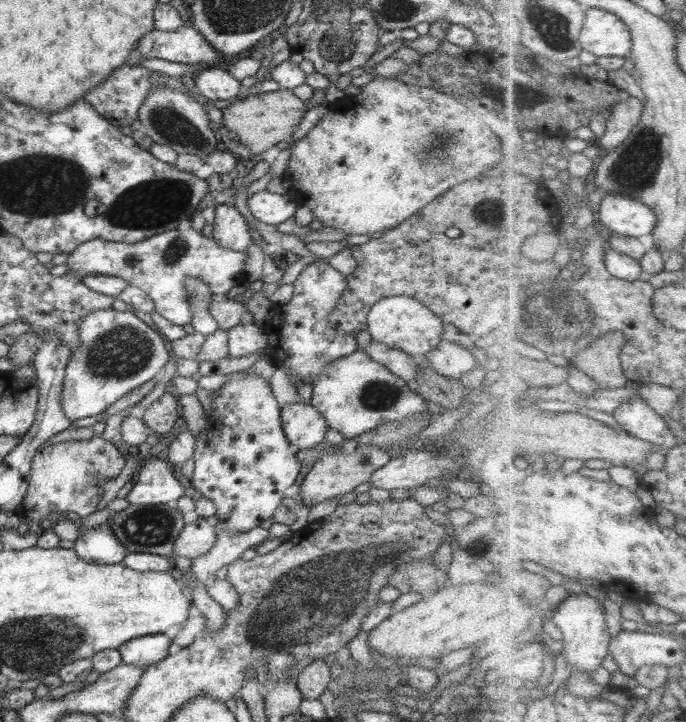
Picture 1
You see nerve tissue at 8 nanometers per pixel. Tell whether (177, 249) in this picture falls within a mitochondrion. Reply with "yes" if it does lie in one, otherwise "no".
yes

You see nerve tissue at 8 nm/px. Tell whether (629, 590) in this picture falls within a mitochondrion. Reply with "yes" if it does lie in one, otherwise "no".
no

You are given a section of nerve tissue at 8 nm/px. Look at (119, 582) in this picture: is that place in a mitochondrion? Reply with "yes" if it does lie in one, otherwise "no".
no

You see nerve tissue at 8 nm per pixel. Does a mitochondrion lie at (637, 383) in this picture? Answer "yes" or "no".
no

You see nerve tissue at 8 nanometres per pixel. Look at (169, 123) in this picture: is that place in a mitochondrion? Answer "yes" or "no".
yes

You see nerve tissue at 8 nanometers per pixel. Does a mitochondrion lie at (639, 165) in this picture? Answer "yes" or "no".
yes

